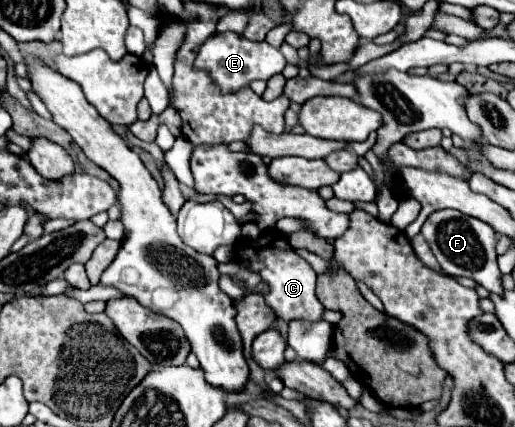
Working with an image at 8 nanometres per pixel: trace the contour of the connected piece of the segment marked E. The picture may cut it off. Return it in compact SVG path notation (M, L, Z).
M216 33L212 35L202 47L200 47L200 53L196 57L196 63L194 63L196 69L204 69L212 75L212 79L220 85L222 91L226 93L234 93L238 91L240 87L246 87L250 85L254 79L264 79L268 81L272 75L278 75L282 73L282 69L286 67L286 59L284 55L268 45L266 41L248 41L244 37L240 37L238 33Z

